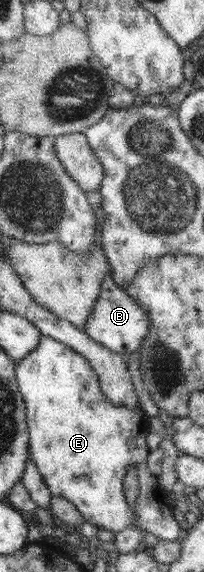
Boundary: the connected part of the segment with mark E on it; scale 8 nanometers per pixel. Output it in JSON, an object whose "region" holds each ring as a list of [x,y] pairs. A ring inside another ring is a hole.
{"region":[[[41,335],[40,345],[36,350],[33,350],[20,364],[17,364],[17,381],[19,384],[19,389],[22,391],[23,398],[27,404],[27,416],[30,418],[30,458],[37,464],[45,483],[49,486],[50,492],[53,496],[61,496],[70,500],[72,504],[76,505],[76,508],[82,513],[85,520],[98,528],[104,530],[113,531],[114,534],[120,533],[128,527],[136,527],[142,530],[143,533],[151,533],[156,536],[156,538],[164,540],[181,540],[185,535],[186,529],[183,523],[178,522],[174,518],[174,512],[172,512],[172,504],[170,500],[169,492],[161,485],[158,480],[158,476],[150,474],[148,469],[148,454],[150,454],[150,448],[146,444],[146,436],[148,432],[151,432],[149,425],[149,416],[146,416],[144,411],[140,408],[128,408],[124,406],[116,406],[105,394],[101,387],[101,382],[98,378],[98,373],[94,370],[94,367],[87,361],[87,358],[83,355],[66,346],[65,343],[58,342],[58,340],[45,335]],[[135,468],[137,470],[137,475],[139,476],[141,491],[139,498],[135,504],[129,504],[127,501],[127,496],[125,493],[125,478],[127,474]]]}

